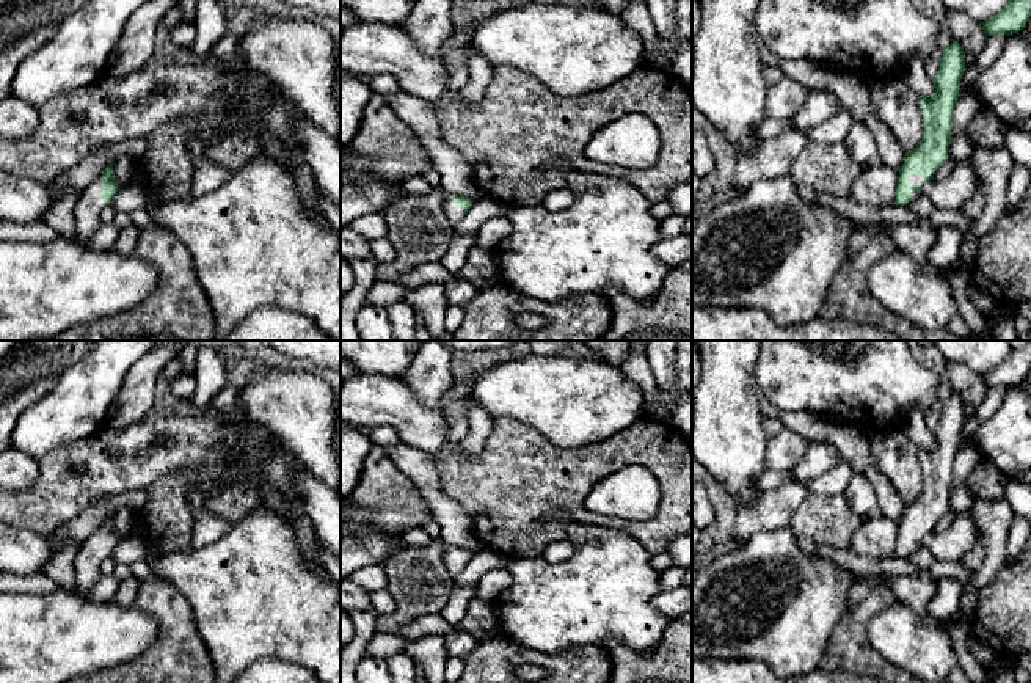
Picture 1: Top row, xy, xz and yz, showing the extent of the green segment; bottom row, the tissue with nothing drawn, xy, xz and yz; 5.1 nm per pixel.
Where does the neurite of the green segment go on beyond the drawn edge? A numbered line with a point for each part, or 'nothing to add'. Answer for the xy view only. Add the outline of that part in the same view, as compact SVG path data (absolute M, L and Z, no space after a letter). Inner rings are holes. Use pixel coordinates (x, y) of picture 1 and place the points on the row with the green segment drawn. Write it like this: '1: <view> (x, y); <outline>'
1: xy (90, 204); M97 177L91 185L88 185L78 196L77 206L74 209L75 225L77 225L77 237L75 240L80 243L88 243L91 236L102 225L100 212L105 207L105 203L100 196L104 179Z

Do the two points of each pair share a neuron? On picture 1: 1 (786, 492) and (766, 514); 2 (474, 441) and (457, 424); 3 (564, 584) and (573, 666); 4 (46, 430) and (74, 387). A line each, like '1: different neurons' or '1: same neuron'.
1: same neuron
2: different neurons
3: different neurons
4: same neuron

